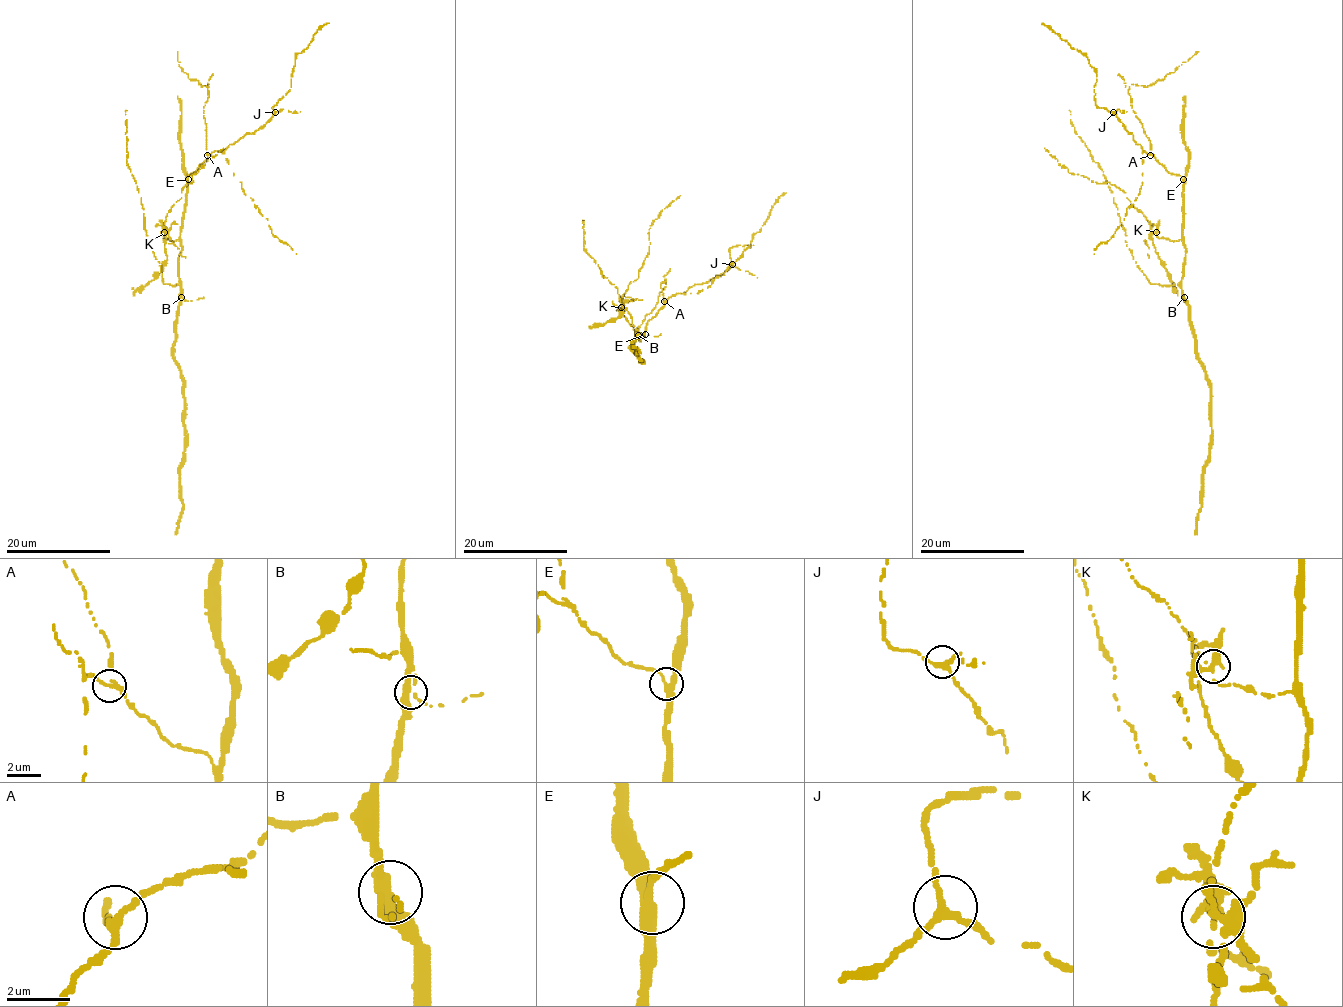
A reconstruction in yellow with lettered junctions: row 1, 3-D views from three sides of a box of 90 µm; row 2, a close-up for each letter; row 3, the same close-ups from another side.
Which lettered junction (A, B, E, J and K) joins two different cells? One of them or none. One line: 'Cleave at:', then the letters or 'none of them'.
Cleave at: K

